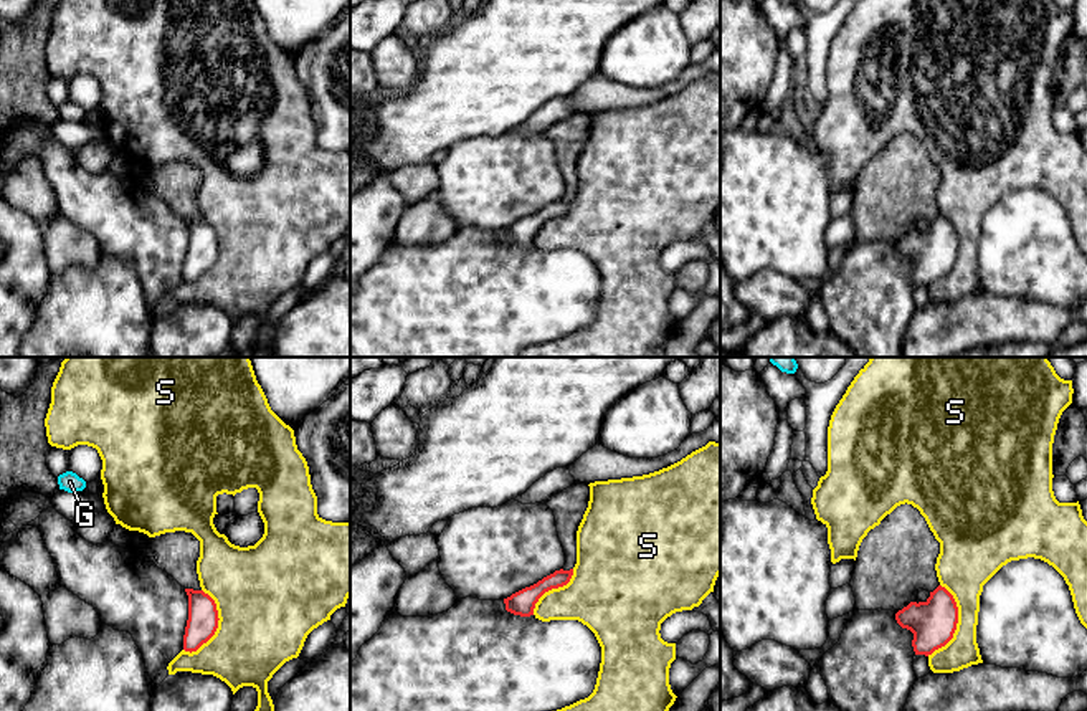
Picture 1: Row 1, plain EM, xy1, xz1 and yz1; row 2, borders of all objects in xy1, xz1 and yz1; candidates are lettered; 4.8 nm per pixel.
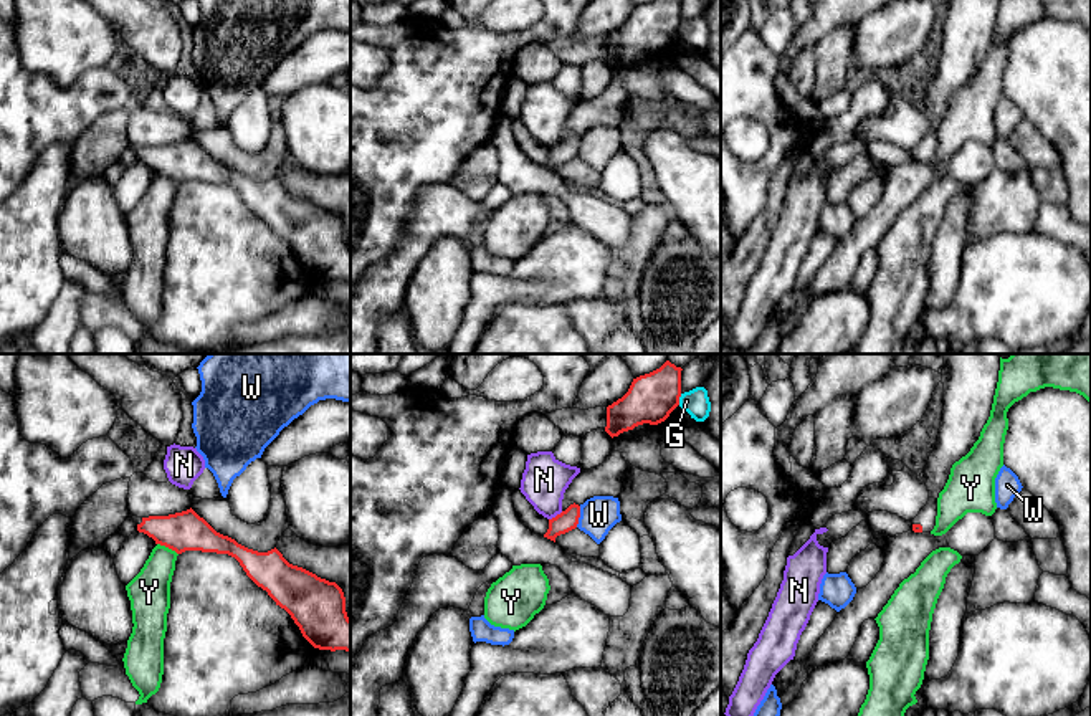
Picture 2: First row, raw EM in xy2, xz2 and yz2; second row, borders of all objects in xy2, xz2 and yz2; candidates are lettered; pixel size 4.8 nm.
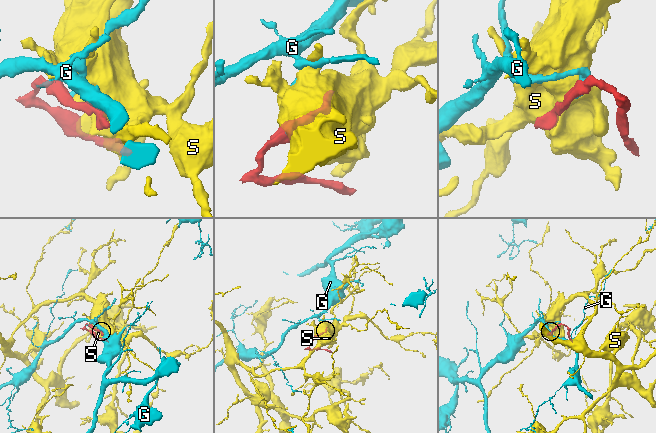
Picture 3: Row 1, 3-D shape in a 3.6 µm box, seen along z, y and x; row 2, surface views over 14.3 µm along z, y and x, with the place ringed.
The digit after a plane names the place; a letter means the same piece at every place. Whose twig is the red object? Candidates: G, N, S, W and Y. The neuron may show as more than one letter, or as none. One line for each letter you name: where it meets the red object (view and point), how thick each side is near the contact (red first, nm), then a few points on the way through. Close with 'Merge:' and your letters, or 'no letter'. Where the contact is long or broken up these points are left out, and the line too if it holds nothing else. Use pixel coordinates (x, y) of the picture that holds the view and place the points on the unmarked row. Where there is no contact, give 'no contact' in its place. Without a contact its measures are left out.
Merge: no letter

